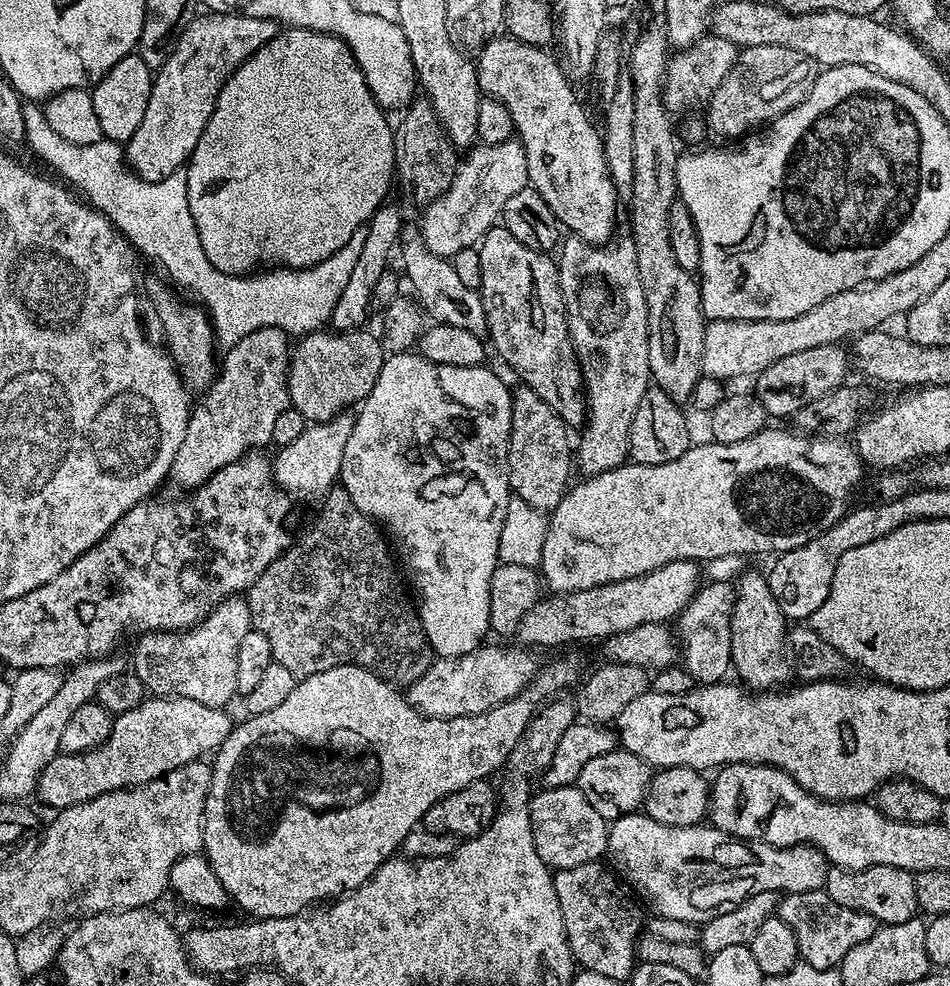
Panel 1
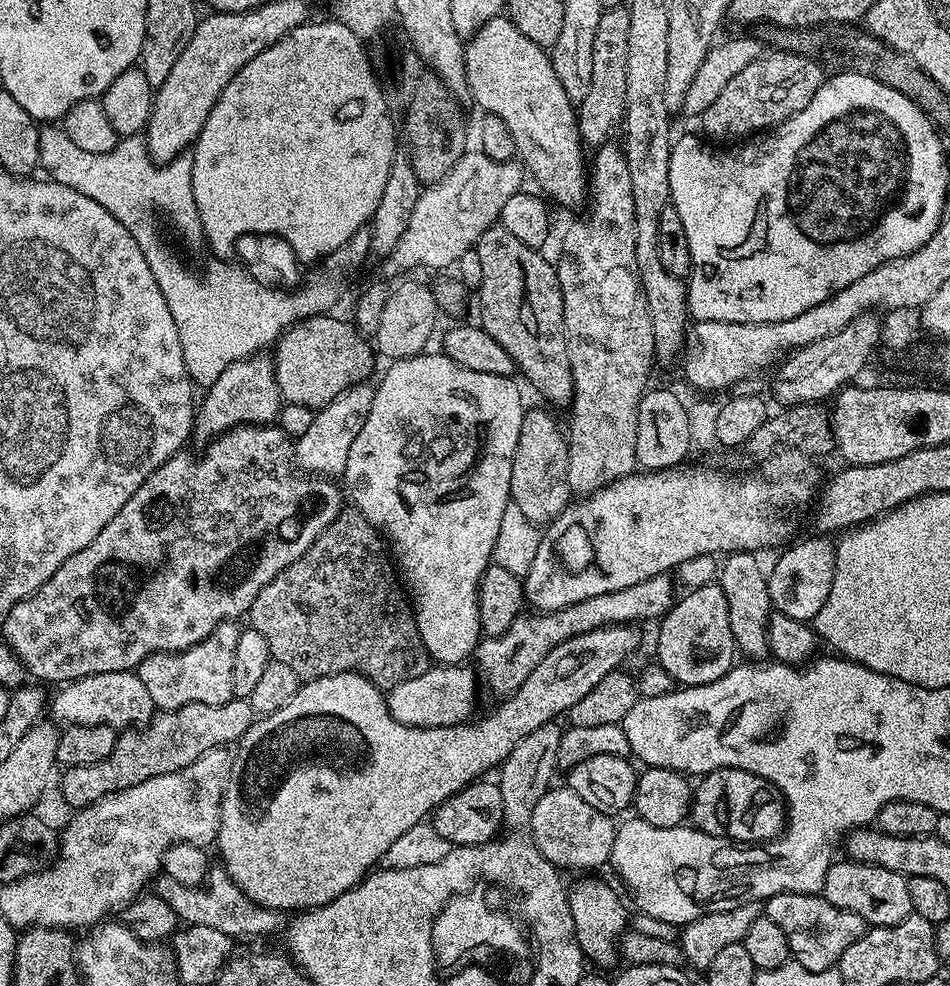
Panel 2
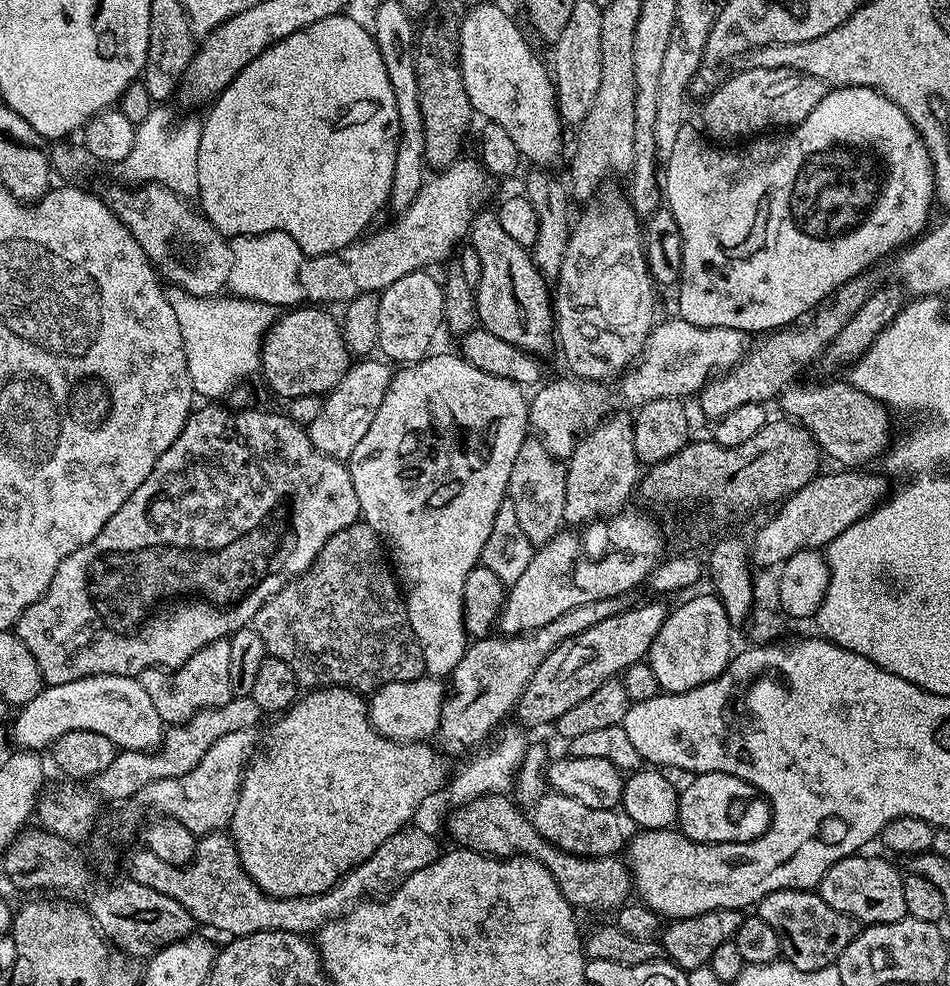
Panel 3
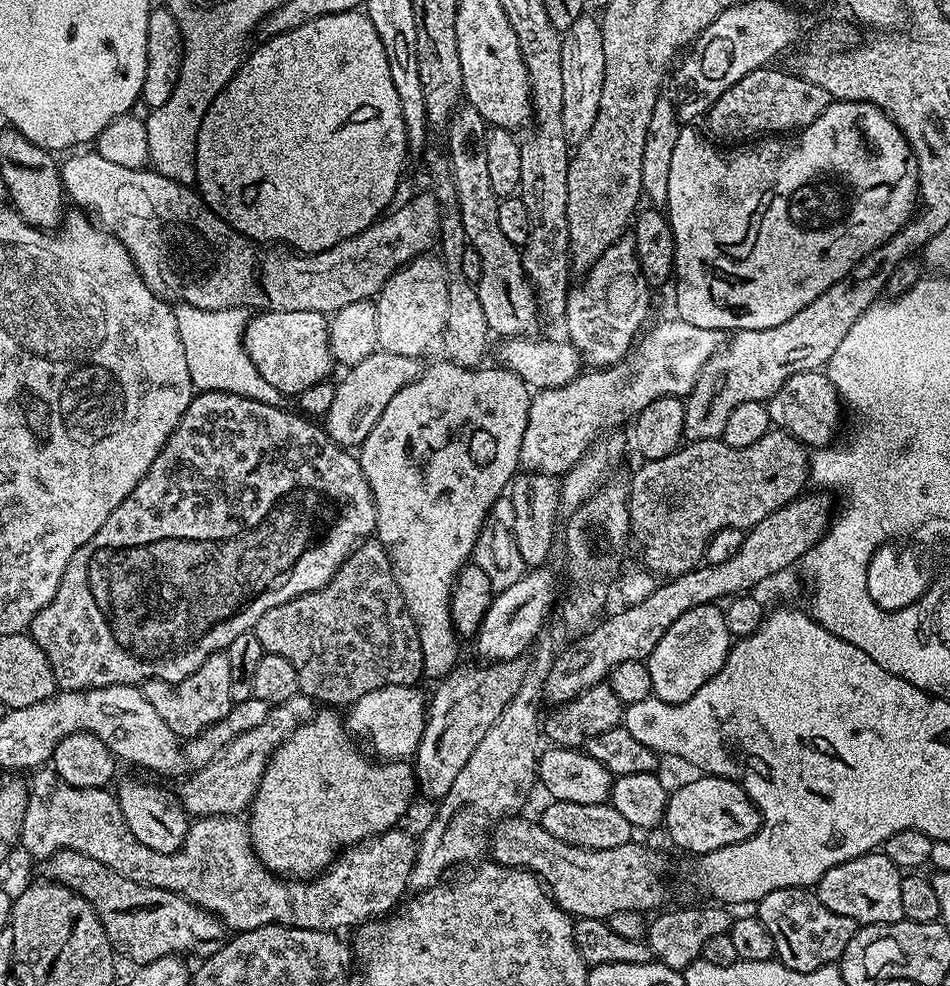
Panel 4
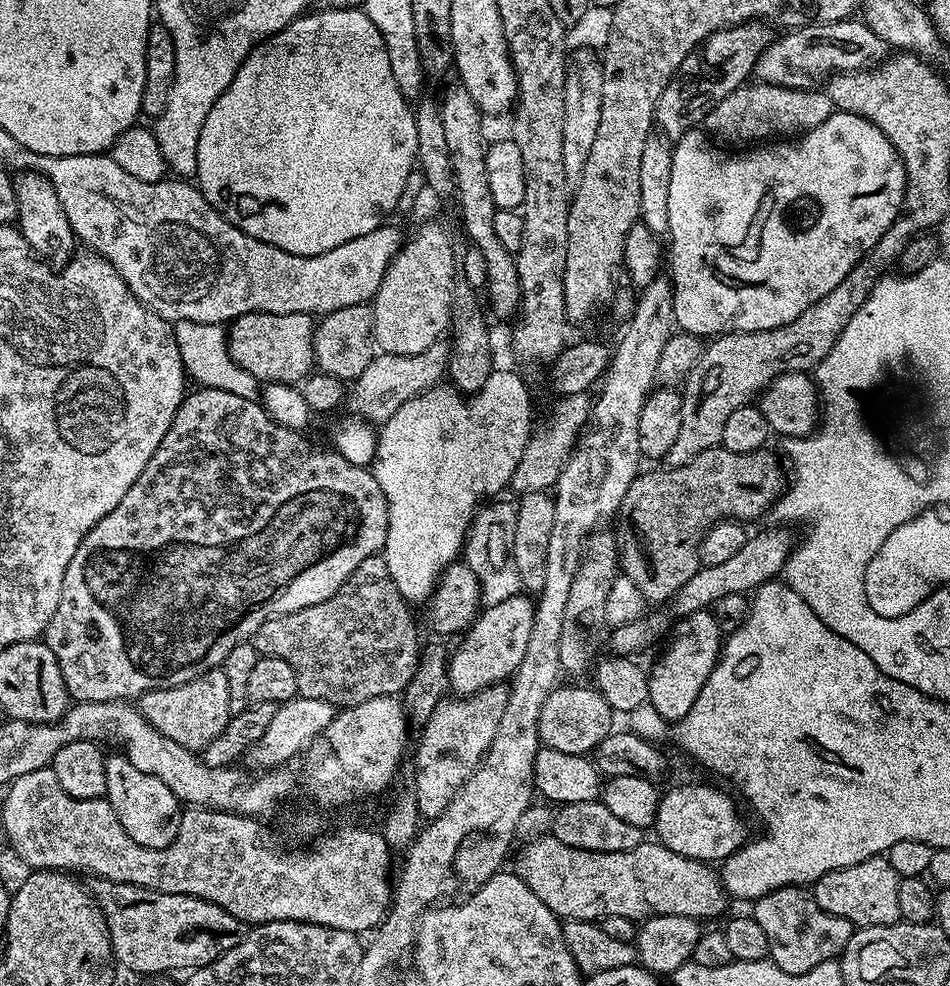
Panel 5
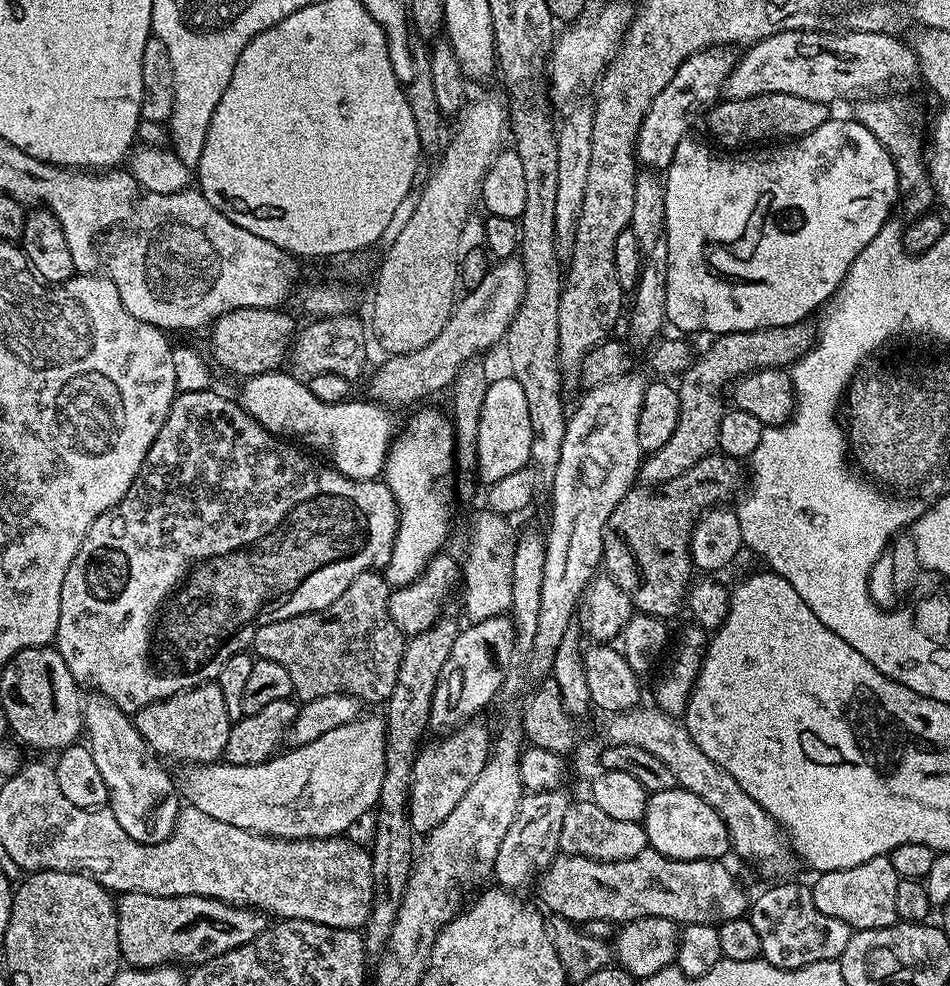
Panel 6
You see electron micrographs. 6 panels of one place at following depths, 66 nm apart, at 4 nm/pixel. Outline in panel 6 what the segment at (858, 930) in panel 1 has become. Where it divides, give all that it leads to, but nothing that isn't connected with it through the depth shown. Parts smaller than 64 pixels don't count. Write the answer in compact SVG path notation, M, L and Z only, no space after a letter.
M796 882L773 883L773 888L751 901L750 919L762 942L762 959L786 970L810 966L810 962L839 960L854 929L838 918L830 918L830 914L822 914L814 906L812 889L807 883L792 883Z

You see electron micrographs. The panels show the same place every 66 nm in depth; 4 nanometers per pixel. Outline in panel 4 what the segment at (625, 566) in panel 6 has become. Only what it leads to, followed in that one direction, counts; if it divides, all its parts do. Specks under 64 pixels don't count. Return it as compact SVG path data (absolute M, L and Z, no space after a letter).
M770 430L762 438L758 438L758 442L754 442L754 446L742 446L741 448L726 446L723 440L719 438L714 440L693 440L677 448L676 451L671 452L666 458L644 460L641 465L641 468L633 474L632 480L630 479L630 487L628 489L628 522L631 535L634 537L634 540L640 543L640 556L644 559L643 567L660 578L681 576L690 570L701 567L708 551L708 543L712 541L714 534L718 534L723 528L738 528L741 530L753 528L755 524L762 522L762 518L774 514L774 510L778 510L790 503L791 500L795 500L797 496L807 489L804 487L809 487L810 484L809 453L806 451L805 445L783 430Z

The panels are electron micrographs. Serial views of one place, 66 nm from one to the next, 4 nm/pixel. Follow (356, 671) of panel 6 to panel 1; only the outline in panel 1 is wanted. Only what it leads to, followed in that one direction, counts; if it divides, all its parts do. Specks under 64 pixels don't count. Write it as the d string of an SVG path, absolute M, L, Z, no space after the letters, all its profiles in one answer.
M333 486L329 488L323 500L324 505L321 506L320 513L316 516L316 521L305 530L304 537L301 540L297 539L278 559L270 562L270 566L266 566L266 570L248 589L246 599L248 609L252 615L253 629L266 634L266 638L270 641L273 661L286 666L286 670L290 670L290 674L294 674L297 678L303 678L310 674L322 674L322 670L330 670L334 666L357 664L360 668L370 669L377 676L387 680L389 684L397 686L413 684L418 678L422 678L422 674L426 674L426 670L432 665L434 653L430 642L426 638L426 630L422 630L417 605L414 600L408 597L409 589L406 584L406 589L404 589L404 584L400 581L401 569L394 559L393 549L392 552L388 549L389 541L386 539L385 533L378 527L376 521L369 518L364 512L359 512L344 487Z

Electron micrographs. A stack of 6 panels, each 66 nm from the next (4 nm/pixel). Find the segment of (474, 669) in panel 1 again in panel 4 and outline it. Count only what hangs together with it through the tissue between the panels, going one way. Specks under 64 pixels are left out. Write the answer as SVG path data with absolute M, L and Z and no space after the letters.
M382 686L378 690L370 690L370 694L362 694L356 703L346 712L346 727L357 741L369 744L375 755L387 758L392 762L404 762L415 753L424 733L426 719L426 696L419 692L419 687Z

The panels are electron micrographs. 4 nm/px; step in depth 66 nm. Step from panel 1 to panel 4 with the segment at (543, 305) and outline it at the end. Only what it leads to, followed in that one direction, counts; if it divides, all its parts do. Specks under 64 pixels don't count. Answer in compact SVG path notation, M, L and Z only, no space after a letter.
M470 106L457 108L452 116L452 123L446 129L448 135L447 155L451 159L453 181L456 184L458 204L461 206L462 224L465 227L465 238L467 243L474 250L478 250L478 258L482 258L482 278L475 281L478 299L482 304L483 313L488 323L489 333L497 337L507 338L509 336L528 336L536 328L536 323L542 320L542 313L539 304L536 303L536 291L532 283L528 281L528 275L524 272L524 258L521 249L502 234L498 226L498 206L501 197L494 194L490 182L490 169L486 163L486 134L488 128L485 125L482 114Z

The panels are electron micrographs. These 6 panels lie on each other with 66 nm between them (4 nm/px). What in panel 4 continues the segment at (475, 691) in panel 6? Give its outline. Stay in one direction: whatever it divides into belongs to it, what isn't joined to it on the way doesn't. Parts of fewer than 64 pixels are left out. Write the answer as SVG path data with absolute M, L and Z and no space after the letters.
M533 567L525 571L524 577L514 582L514 586L506 586L493 595L490 610L486 610L486 618L482 618L482 626L474 637L476 652L485 656L485 661L519 660L525 655L524 651L527 653L537 643L536 635L539 634L544 619L551 614L552 607L554 612L558 604L556 580L549 568Z

